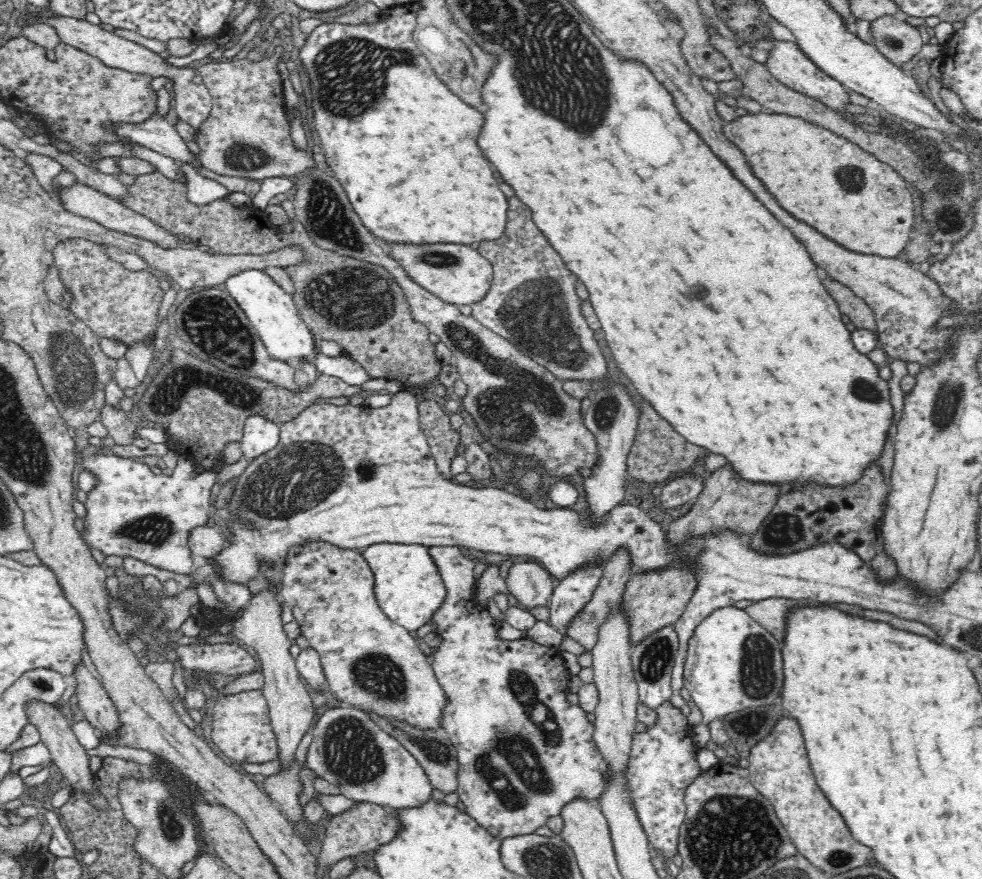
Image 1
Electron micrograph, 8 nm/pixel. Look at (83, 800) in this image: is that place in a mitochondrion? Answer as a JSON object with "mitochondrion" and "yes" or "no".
{"mitochondrion":"no"}

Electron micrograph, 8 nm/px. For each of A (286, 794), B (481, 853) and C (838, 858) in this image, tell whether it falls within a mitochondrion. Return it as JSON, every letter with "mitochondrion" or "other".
{"A":"other","B":"other","C":"mitochondrion"}

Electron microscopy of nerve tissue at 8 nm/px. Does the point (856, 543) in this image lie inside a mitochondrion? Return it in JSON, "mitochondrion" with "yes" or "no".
{"mitochondrion":"no"}

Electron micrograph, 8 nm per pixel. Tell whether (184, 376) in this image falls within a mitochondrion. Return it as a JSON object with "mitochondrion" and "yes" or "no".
{"mitochondrion":"yes"}

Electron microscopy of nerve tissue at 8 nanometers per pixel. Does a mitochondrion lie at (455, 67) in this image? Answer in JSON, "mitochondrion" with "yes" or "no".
{"mitochondrion":"yes"}

